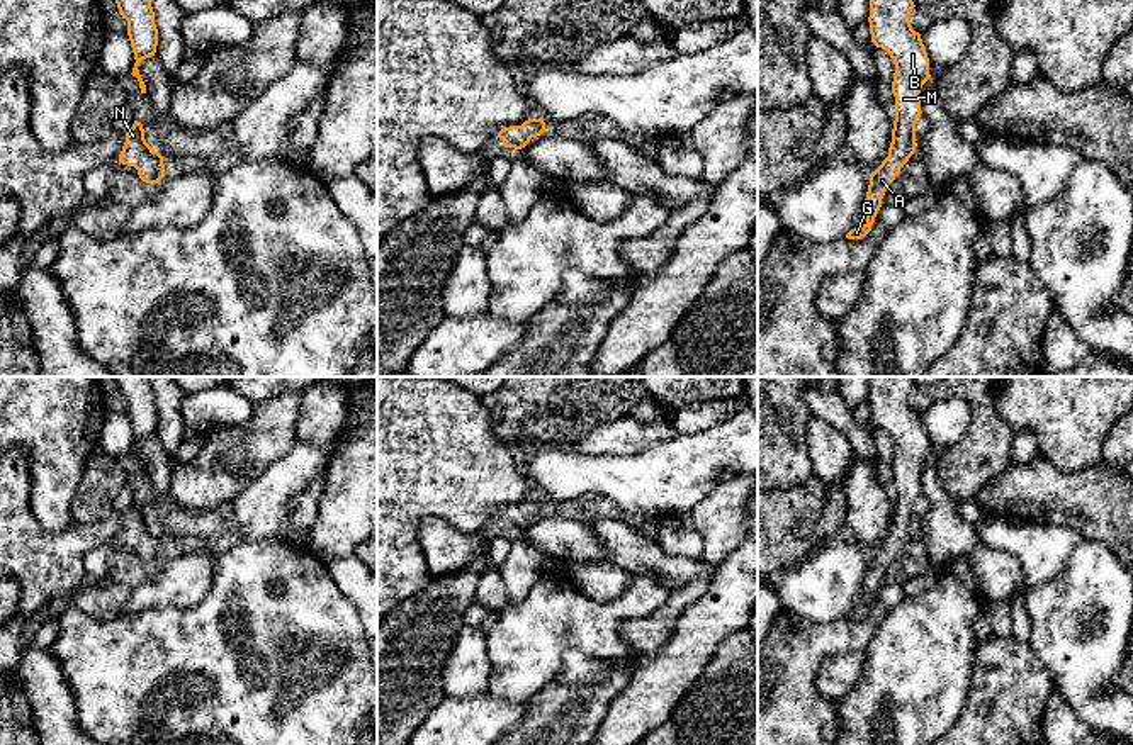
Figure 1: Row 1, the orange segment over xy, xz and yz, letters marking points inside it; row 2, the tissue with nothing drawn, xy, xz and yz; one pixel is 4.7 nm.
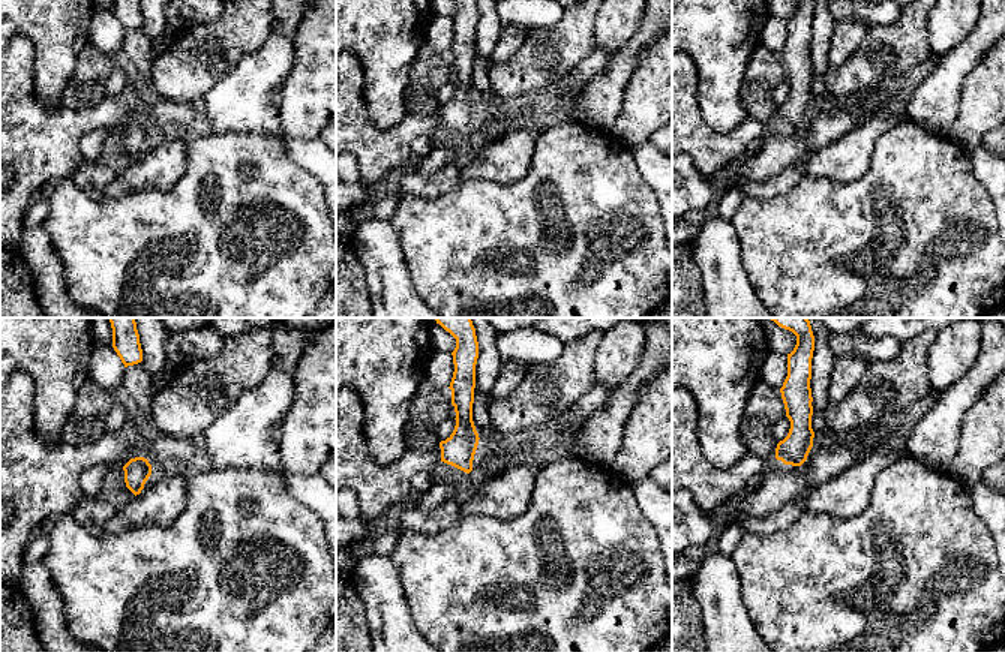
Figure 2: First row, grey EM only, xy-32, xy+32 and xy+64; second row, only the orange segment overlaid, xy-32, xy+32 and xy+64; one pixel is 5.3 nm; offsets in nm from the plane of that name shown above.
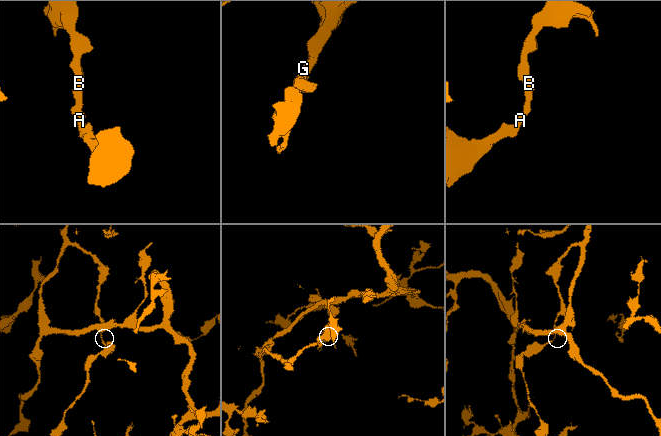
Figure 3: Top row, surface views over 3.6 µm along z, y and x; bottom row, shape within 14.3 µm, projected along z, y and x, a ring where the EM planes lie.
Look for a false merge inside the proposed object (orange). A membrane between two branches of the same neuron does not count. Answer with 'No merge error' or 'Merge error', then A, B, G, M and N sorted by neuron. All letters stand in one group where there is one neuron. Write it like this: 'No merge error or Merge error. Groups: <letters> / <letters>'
No merge error. Groups: A B G M N

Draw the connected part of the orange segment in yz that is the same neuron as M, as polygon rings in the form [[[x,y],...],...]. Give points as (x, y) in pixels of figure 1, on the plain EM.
[[[871,377],[870,380],[871,423],[885,429],[895,445],[892,462],[895,501],[888,536],[870,555],[863,585],[866,602],[851,609],[846,614],[848,619],[861,619],[871,611],[887,569],[916,533],[916,502],[922,494],[919,473],[931,455],[921,414],[912,409],[909,401],[914,387],[910,377]]]

